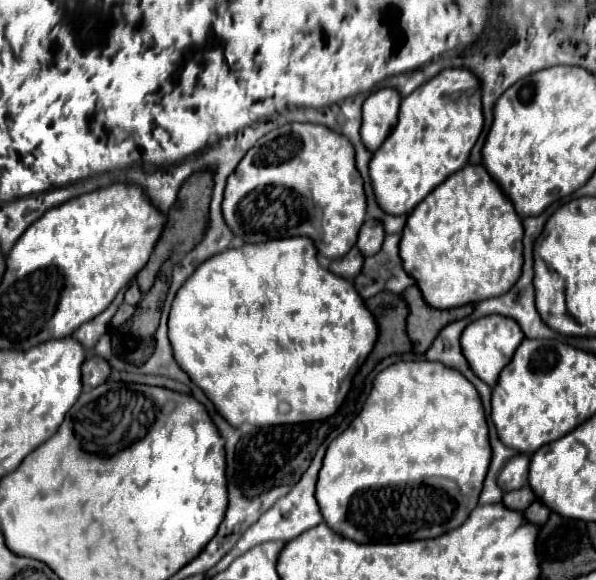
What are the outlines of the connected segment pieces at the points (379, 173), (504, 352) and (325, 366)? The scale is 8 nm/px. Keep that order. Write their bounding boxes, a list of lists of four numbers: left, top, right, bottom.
[[369,68,485,214],[461,314,523,386],[169,238,379,426]]

